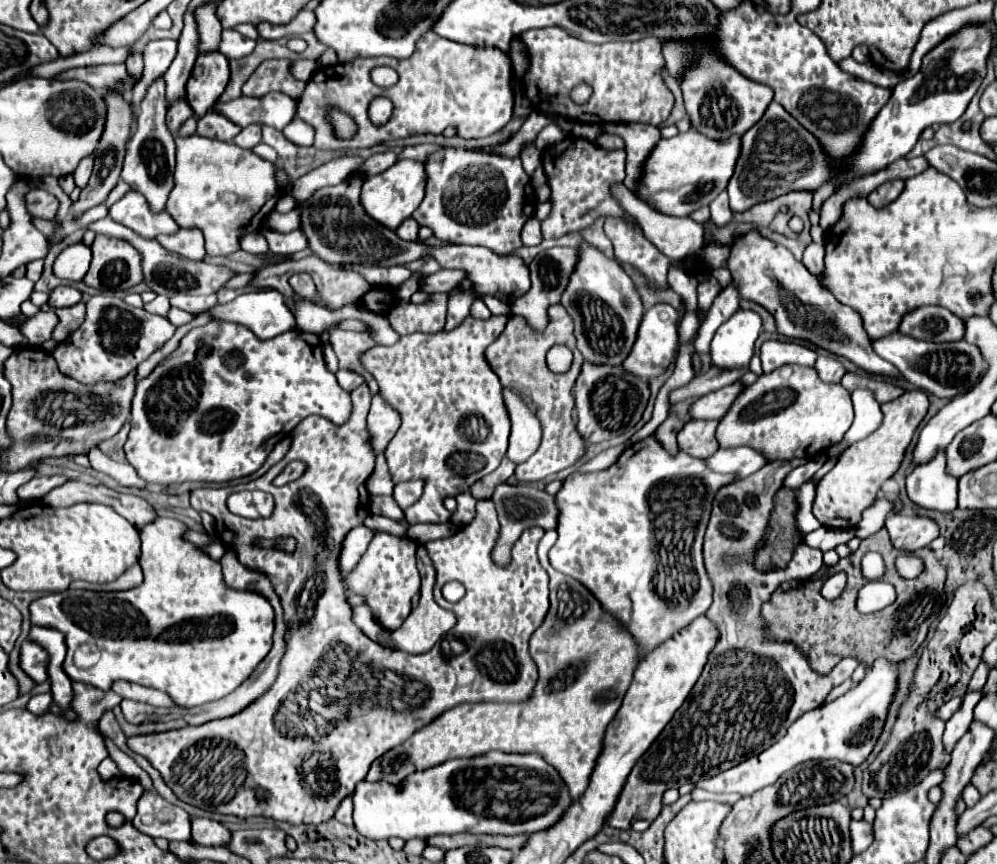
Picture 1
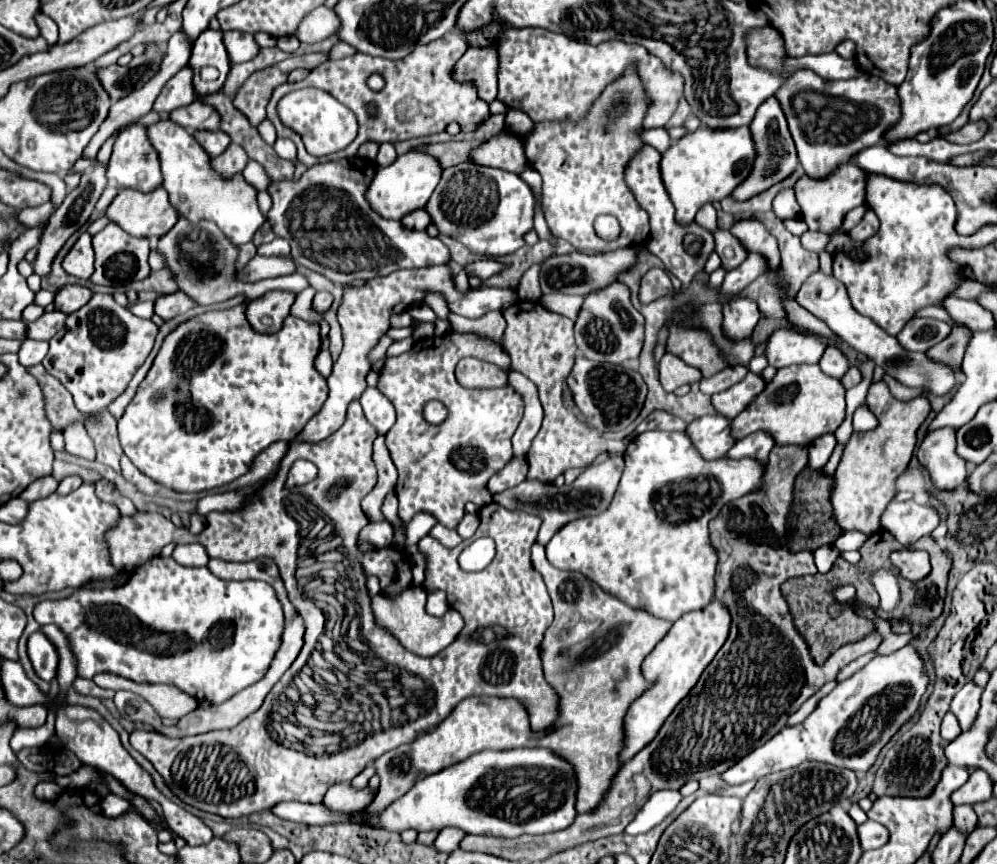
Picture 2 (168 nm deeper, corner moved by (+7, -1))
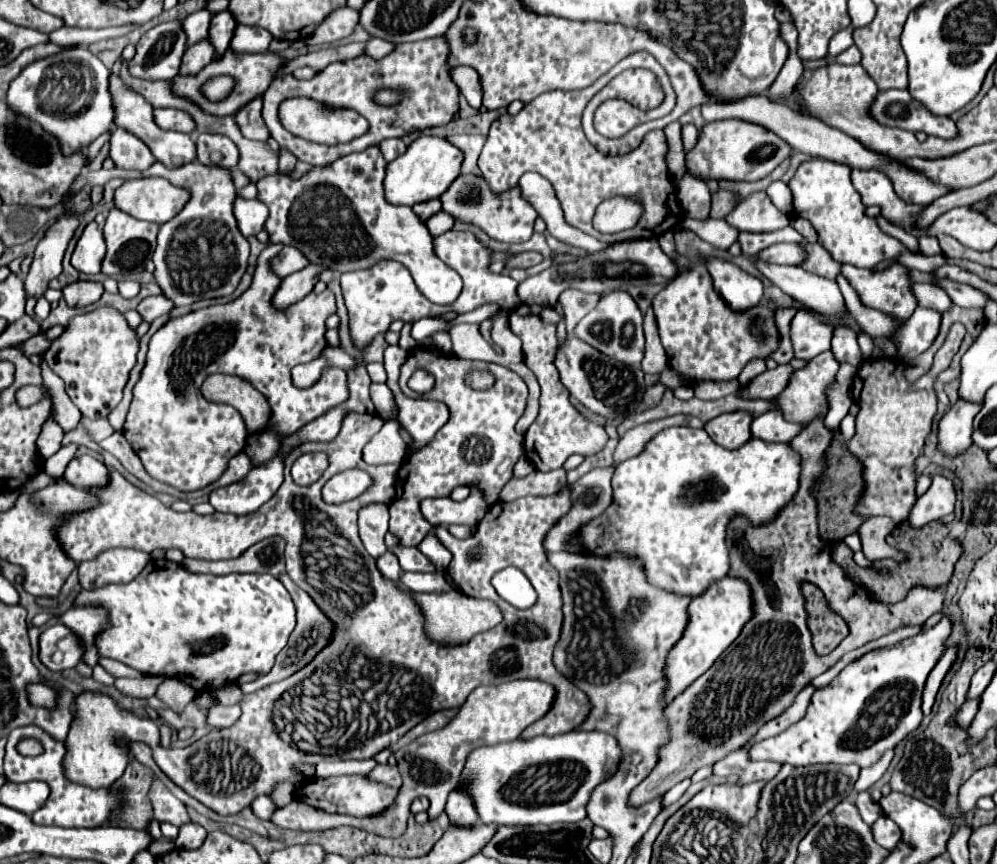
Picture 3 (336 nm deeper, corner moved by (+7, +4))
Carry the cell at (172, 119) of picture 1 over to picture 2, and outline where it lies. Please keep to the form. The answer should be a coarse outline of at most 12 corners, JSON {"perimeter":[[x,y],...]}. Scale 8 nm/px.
{"perimeter":[[181,68],[161,90],[153,110],[169,114],[195,102],[193,70]]}

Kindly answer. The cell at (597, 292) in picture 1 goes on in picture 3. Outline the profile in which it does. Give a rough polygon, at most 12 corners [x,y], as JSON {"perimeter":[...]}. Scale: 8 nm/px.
{"perimeter":[[627,291],[601,295],[575,335],[625,365],[643,359],[643,315]]}

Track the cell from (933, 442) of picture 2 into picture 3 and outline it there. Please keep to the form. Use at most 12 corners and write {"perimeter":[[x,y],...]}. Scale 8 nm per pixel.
{"perimeter":[[957,401],[937,425],[937,449],[957,457],[971,447],[981,405]]}

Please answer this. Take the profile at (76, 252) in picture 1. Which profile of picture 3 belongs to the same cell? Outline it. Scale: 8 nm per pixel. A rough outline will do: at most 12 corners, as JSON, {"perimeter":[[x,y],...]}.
{"perimeter":[[97,223],[85,227],[71,255],[81,273],[99,273],[105,257]]}

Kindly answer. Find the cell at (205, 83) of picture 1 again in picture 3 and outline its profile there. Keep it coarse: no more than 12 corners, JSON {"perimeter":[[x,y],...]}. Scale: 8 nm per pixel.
{"perimeter":[[229,11],[213,15],[209,27],[217,57],[229,49],[235,23]]}

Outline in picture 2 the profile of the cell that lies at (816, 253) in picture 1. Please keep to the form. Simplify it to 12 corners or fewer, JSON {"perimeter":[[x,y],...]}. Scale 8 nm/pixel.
{"perimeter":[[823,272],[795,300],[841,340],[911,388],[947,394],[957,374],[903,350],[855,312],[845,286]]}

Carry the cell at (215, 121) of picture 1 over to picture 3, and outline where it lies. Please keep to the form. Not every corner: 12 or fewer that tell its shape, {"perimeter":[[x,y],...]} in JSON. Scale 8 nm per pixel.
{"perimeter":[[217,133],[197,137],[197,161],[235,167],[235,143]]}

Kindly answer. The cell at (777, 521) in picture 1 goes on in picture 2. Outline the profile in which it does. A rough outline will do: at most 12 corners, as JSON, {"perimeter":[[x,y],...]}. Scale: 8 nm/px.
{"perimeter":[[805,468],[789,516],[789,548],[817,550],[843,534],[833,476]]}

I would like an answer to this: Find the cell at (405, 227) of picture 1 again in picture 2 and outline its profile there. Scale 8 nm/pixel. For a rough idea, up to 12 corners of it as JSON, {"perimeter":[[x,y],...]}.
{"perimeter":[[425,208],[409,212],[401,220],[407,228],[425,230],[431,216]]}

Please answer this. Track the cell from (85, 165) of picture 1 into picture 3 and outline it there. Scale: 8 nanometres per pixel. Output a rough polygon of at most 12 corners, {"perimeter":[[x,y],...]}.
{"perimeter":[[211,13],[187,15],[183,31],[189,47],[207,37]]}

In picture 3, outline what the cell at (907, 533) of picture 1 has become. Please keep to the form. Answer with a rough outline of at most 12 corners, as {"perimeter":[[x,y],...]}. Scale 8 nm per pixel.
{"perimeter":[[933,477],[907,515],[913,529],[953,513],[955,489]]}

